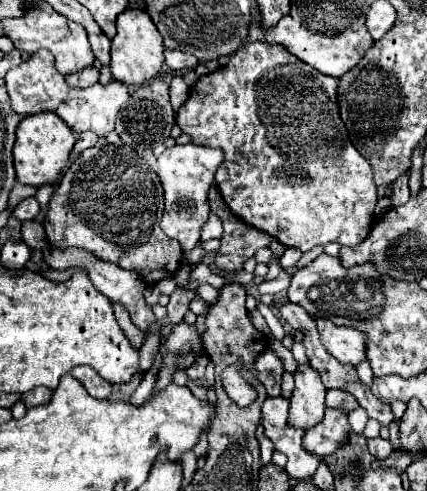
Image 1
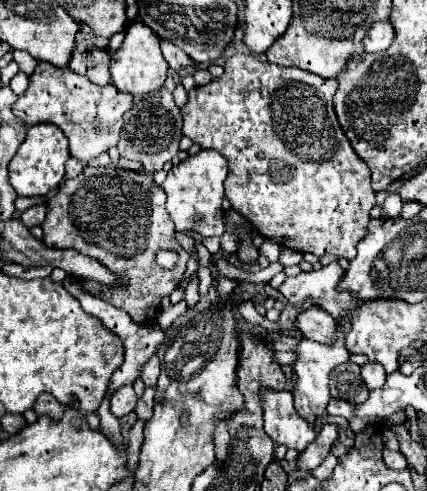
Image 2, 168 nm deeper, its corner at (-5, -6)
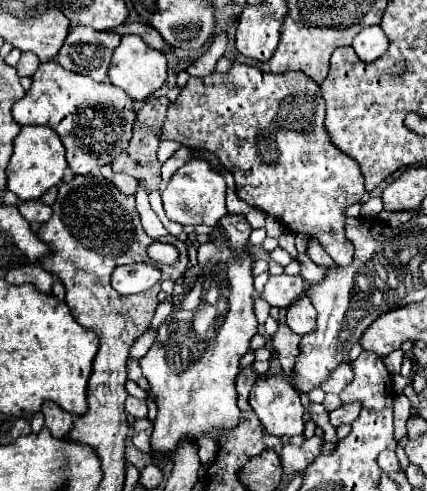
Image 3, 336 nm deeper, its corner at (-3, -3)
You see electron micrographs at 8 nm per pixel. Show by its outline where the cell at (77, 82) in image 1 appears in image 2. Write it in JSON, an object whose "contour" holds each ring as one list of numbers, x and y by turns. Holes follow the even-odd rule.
{"contour":[[78,39,76,47,72,51,72,59,68,67,78,73,88,77,96,85,108,85,110,83,110,55,106,47,96,47,90,41]]}

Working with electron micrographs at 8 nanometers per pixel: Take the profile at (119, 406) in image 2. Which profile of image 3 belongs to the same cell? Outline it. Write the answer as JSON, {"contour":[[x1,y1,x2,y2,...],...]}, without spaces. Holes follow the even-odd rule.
{"contour":[[132,396,126,398,124,410,126,410,126,414,132,414,134,418,142,418,142,416,146,416,146,412,148,412,146,402,142,402,142,400,138,400,138,398,132,398]]}

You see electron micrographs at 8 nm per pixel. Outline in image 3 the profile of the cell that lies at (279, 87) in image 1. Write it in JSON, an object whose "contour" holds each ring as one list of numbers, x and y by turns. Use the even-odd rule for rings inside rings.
{"contour":[[232,62,226,74,214,72,186,82,178,100,168,108,162,138,176,140,188,148,214,152,222,166,234,174,236,194,246,204,272,216,292,234,318,238,320,246,338,266,348,266,354,256,354,246,346,238,344,212,348,206,362,202,366,188,360,166,332,144,324,128,324,108,326,104,320,86,304,72,270,74,258,70,256,66]]}

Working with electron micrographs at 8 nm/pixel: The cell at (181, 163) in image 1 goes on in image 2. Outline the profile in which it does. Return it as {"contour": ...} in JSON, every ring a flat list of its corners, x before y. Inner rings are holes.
{"contour":[[200,151,194,157,188,157,172,167,162,189,166,193,166,209,176,225,176,231,196,231,202,237,222,235,224,233,224,179,228,175,228,163,218,151]]}

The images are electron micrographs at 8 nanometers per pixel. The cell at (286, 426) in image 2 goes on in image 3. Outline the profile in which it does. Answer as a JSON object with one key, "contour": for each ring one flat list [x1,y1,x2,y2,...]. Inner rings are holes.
{"contour":[[258,378,250,392,250,406,268,434,282,438,304,432,304,408,300,404,300,396,294,392,294,386,284,378]]}

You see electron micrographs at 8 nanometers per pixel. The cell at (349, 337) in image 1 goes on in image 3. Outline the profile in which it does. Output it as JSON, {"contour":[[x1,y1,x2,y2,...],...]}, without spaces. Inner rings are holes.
{"contour":[[300,296,294,304,290,304,286,314,286,324,292,332,300,336,310,334,314,330,314,322,316,322,316,310,308,296]]}

